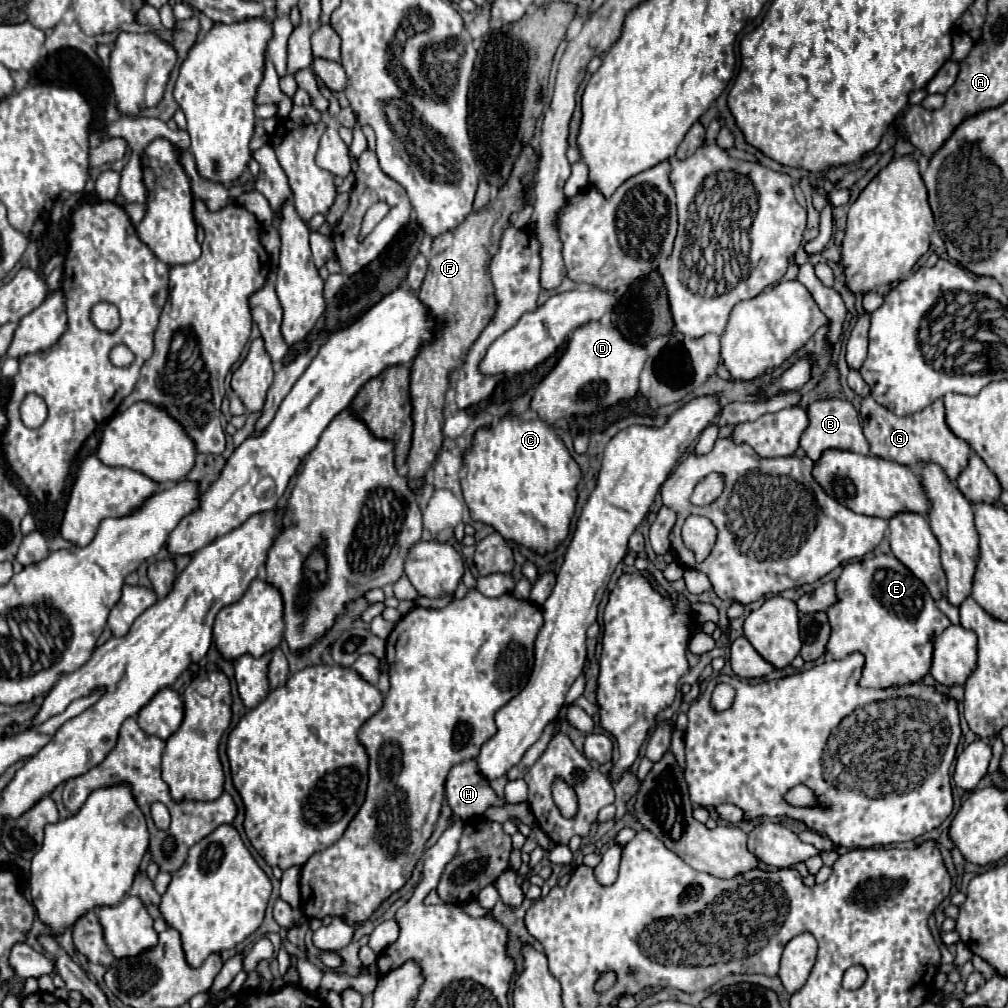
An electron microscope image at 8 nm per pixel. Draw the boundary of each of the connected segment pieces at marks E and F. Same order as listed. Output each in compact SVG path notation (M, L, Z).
M894 554L872 556L860 562L846 564L840 578L836 580L836 592L838 604L826 610L832 626L832 634L826 648L832 658L846 658L856 650L866 656L864 672L860 678L862 686L888 688L896 684L912 684L920 682L924 674L928 674L934 650L932 640L936 634L936 620L944 620L944 626L950 626L950 620L936 608L936 602L926 590L926 586Z
M526 144L518 158L514 160L512 172L504 186L498 188L494 200L490 200L484 208L472 210L464 222L434 238L430 258L428 258L428 272L424 284L420 288L420 300L440 318L442 328L438 340L430 346L424 346L422 352L414 358L412 372L410 372L410 396L412 396L412 420L414 420L414 440L408 456L408 476L410 486L420 490L426 470L430 468L436 452L442 446L442 408L444 408L444 394L450 386L450 374L458 368L464 360L470 346L476 342L480 332L490 324L496 314L496 296L494 284L490 278L490 260L498 252L500 238L504 228L510 224L510 216L520 212L526 204L530 204L528 194L536 184L536 170L532 162L536 162L538 150L532 144Z

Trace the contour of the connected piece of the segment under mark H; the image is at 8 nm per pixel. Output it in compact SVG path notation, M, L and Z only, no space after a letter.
M476 760L460 762L448 772L444 794L452 812L458 814L464 822L482 816L488 806L500 804L488 780L478 774Z

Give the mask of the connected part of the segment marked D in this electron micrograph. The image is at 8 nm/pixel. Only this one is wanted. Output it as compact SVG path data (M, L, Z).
M588 322L574 330L566 354L538 384L530 408L536 410L542 420L554 424L560 418L592 414L624 398L634 398L646 356L646 346L626 340L614 324Z

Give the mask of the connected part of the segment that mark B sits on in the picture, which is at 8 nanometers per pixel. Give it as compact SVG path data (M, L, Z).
M826 398L826 400L816 400L808 406L808 428L802 432L800 438L800 448L808 454L810 460L818 460L818 456L828 450L828 448L840 448L840 450L850 450L858 454L868 454L868 442L864 438L858 412L848 400L838 400L838 398Z

